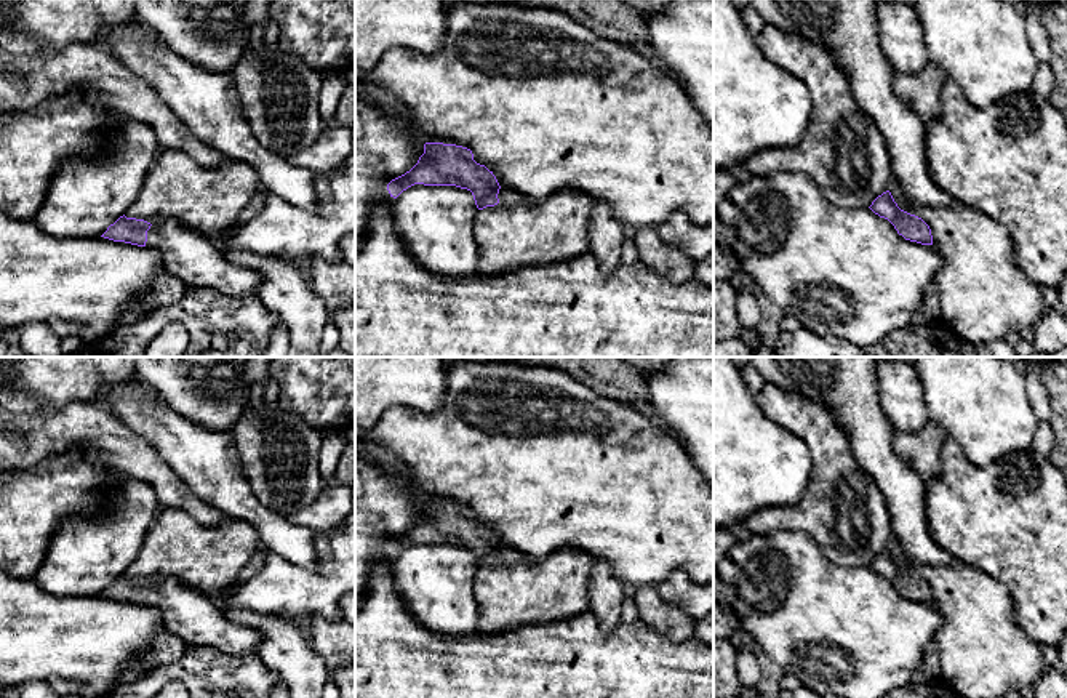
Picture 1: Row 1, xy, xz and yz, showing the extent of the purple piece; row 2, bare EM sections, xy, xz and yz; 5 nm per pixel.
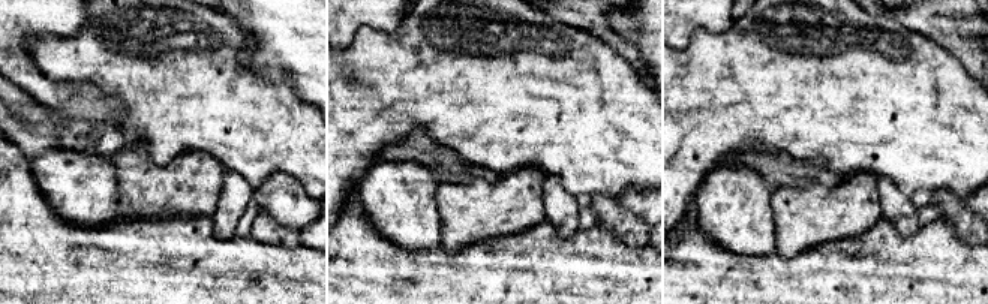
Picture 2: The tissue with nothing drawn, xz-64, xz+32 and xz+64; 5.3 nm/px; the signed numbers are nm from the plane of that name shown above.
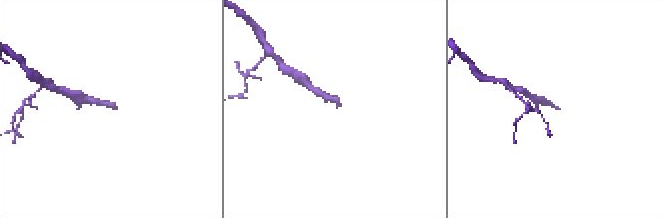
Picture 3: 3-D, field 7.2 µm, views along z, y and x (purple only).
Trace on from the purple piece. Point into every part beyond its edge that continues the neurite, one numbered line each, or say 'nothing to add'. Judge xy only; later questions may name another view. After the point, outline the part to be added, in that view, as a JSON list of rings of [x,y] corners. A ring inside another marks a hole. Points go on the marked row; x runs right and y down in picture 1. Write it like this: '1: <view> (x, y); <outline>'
1: xy (199, 261); [[[181,224],[150,226],[146,247],[163,255],[165,271],[189,288],[213,288],[227,296],[258,296],[262,275],[227,259],[219,242]]]

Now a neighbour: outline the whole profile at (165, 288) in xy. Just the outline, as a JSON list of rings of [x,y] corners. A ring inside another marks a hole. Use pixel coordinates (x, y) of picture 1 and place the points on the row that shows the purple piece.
[[[162,271],[152,280],[144,298],[130,311],[174,304],[186,296],[187,290],[189,287],[181,279]]]

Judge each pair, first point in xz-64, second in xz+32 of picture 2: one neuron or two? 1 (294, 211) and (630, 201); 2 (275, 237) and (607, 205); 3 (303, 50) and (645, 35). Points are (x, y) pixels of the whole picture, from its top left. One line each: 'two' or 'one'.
1: one
2: one
3: one

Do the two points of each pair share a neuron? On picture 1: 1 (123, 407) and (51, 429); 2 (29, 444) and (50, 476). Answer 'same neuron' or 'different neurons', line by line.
1: different neurons
2: different neurons

